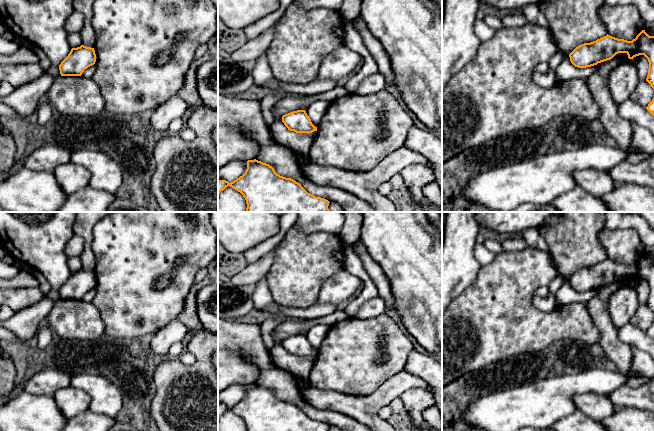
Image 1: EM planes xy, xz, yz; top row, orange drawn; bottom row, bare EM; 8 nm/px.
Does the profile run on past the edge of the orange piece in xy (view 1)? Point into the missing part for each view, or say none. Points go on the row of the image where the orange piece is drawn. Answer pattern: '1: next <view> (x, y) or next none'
1: next none

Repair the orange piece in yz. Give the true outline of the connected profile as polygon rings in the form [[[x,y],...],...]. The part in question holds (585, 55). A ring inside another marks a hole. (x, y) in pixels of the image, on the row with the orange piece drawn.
[[[642,30],[632,41],[607,34],[596,41],[579,45],[569,57],[575,67],[586,68],[610,60],[618,53],[626,53],[629,59],[644,55],[649,62],[646,81],[654,89],[654,36],[649,36],[645,30]]]

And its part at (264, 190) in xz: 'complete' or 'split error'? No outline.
complete

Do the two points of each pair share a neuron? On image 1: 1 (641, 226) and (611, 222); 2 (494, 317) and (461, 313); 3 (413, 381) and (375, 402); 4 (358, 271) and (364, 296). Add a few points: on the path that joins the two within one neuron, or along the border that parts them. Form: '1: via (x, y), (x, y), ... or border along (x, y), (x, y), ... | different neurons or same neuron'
1: via (634, 222), (618, 222) | same neuron
2: via (486, 317), (469, 317) | same neuron
3: via (404, 381), (397, 384), (384, 395) | same neuron
4: via (364, 277), (366, 279), (366, 290) | same neuron

